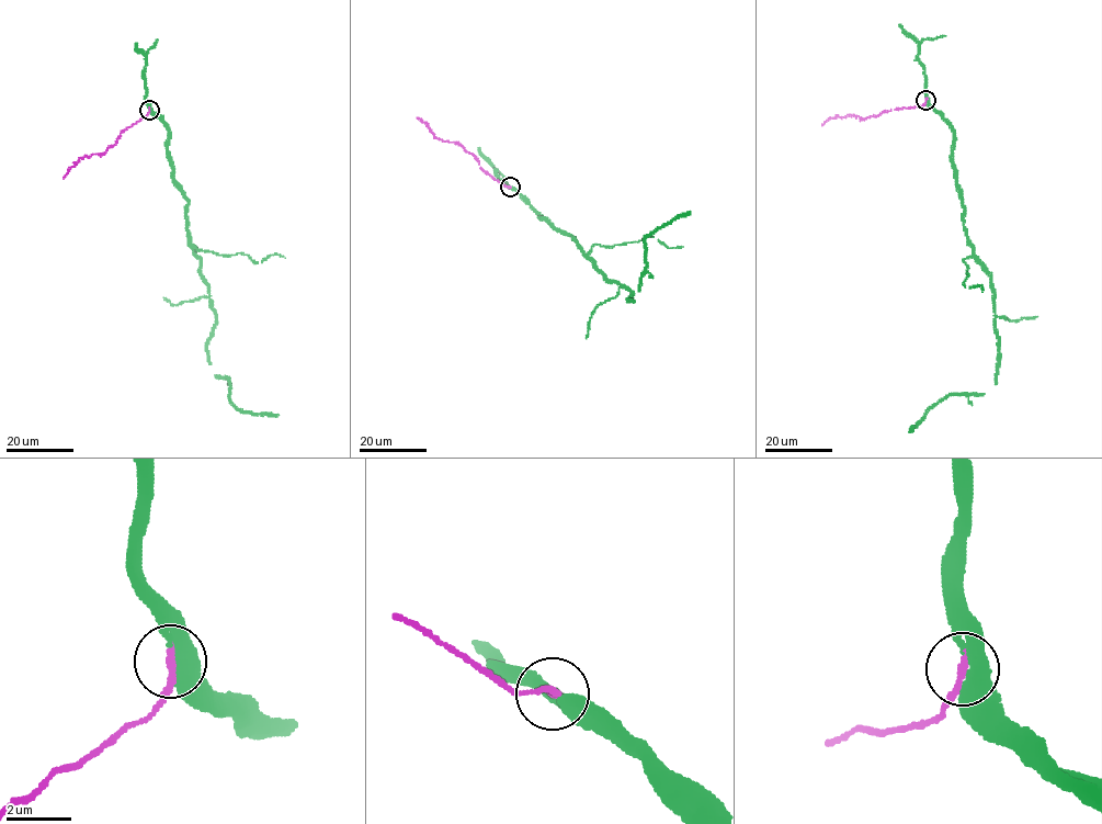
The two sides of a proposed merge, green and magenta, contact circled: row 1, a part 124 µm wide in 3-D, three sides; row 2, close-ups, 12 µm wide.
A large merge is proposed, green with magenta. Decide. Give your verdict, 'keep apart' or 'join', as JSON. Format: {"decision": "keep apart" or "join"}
{"decision": "join"}

